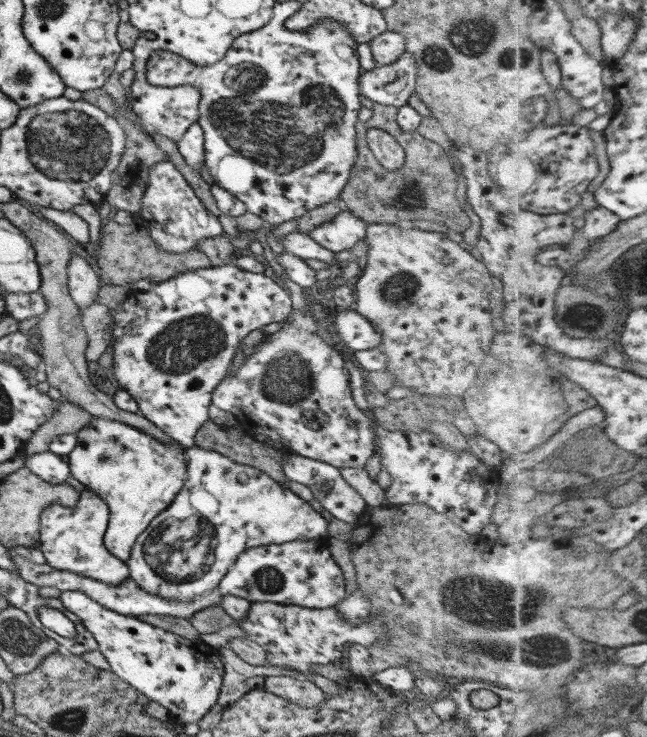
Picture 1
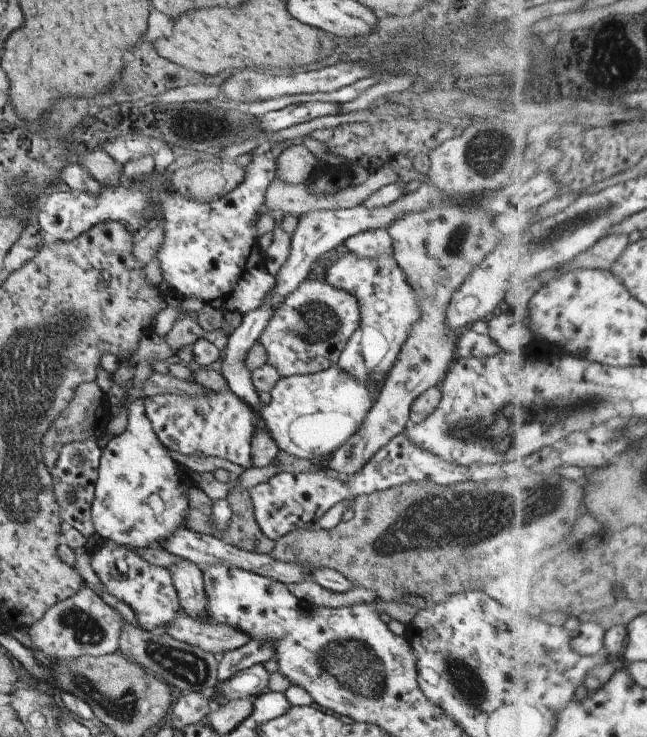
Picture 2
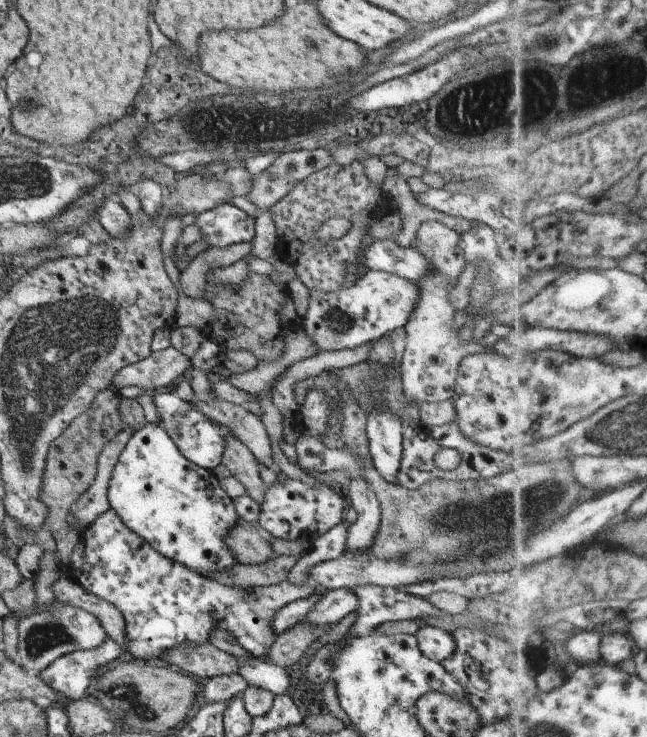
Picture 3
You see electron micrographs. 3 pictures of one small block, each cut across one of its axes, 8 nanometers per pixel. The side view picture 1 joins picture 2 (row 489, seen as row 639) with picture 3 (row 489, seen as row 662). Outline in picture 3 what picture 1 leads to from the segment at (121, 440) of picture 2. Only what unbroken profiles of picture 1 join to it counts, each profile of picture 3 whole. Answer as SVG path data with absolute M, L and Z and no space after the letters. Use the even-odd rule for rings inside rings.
M147 423L132 433L113 468L107 498L109 509L121 517L126 529L131 529L161 556L201 575L225 572L240 565L224 541L240 519L232 499L223 492L212 471L189 462L178 451L161 426Z

